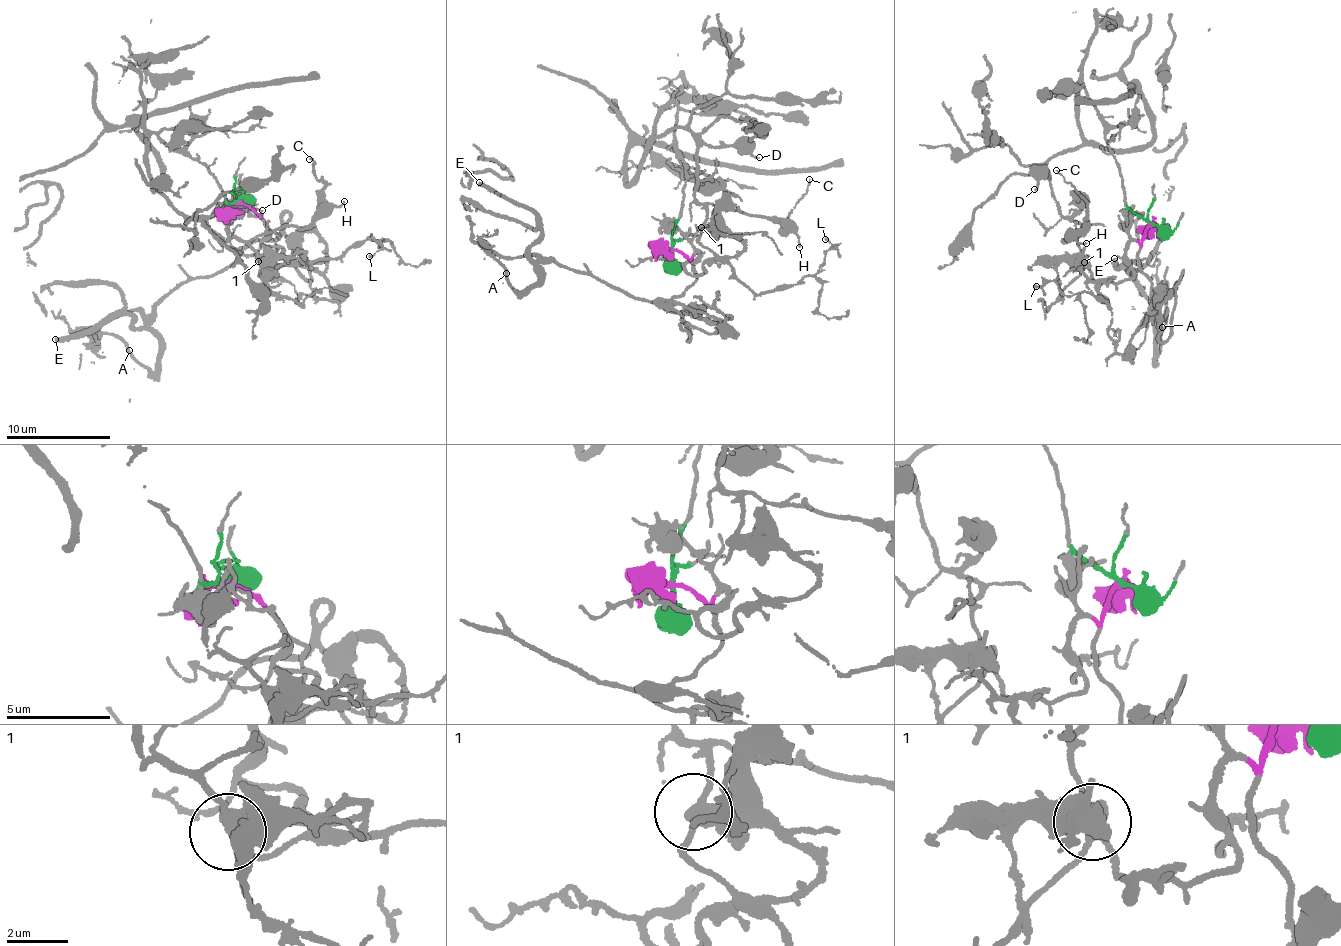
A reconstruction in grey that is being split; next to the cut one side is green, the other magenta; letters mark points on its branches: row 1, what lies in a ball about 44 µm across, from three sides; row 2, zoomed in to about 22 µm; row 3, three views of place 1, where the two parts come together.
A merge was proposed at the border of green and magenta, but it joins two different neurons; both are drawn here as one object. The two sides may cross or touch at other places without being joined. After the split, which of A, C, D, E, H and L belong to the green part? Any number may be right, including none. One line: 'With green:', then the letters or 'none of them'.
With green: C, D, H, L

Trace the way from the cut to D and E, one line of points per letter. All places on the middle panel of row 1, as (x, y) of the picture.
D: (670, 250), (687, 177), (672, 102), (654, 121), (656, 135), (678, 128), (693, 131), (704, 142), (759, 158)
E: (670, 250), (682, 252), (695, 278), (674, 298), (715, 332), (533, 259), (538, 219), (478, 182)

